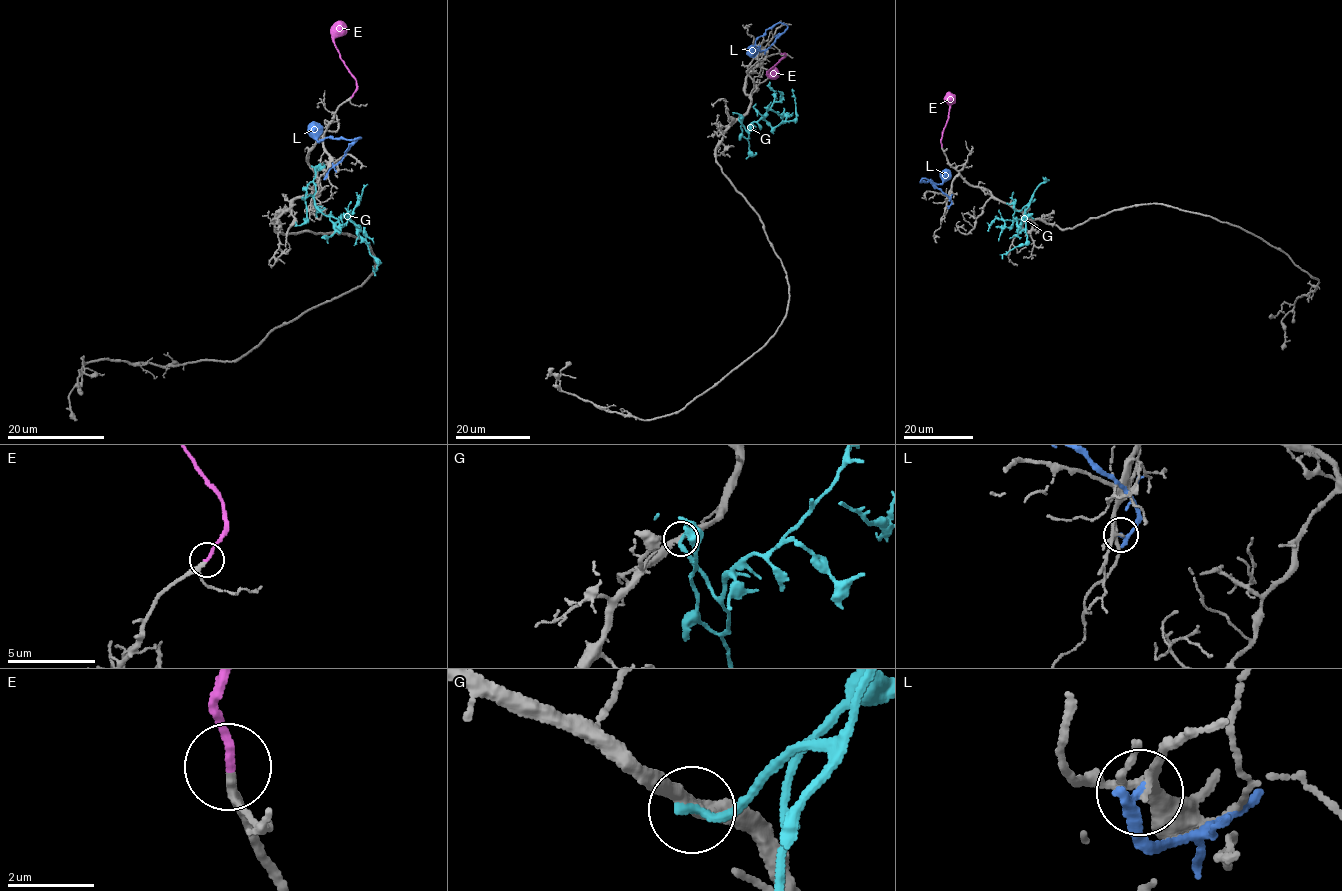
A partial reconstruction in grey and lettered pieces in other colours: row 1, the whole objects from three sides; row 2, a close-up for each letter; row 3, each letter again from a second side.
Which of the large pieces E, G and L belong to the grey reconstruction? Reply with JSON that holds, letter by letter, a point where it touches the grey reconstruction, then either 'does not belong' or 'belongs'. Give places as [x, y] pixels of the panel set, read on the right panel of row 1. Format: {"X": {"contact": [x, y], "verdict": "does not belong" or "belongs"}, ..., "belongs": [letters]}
{"E": {"contact": [941, 146], "verdict": "belongs"}, "G": {"contact": [1017, 210], "verdict": "does not belong"}, "L": {"contact": [948, 206], "verdict": "does not belong"}, "belongs": ["E"]}

